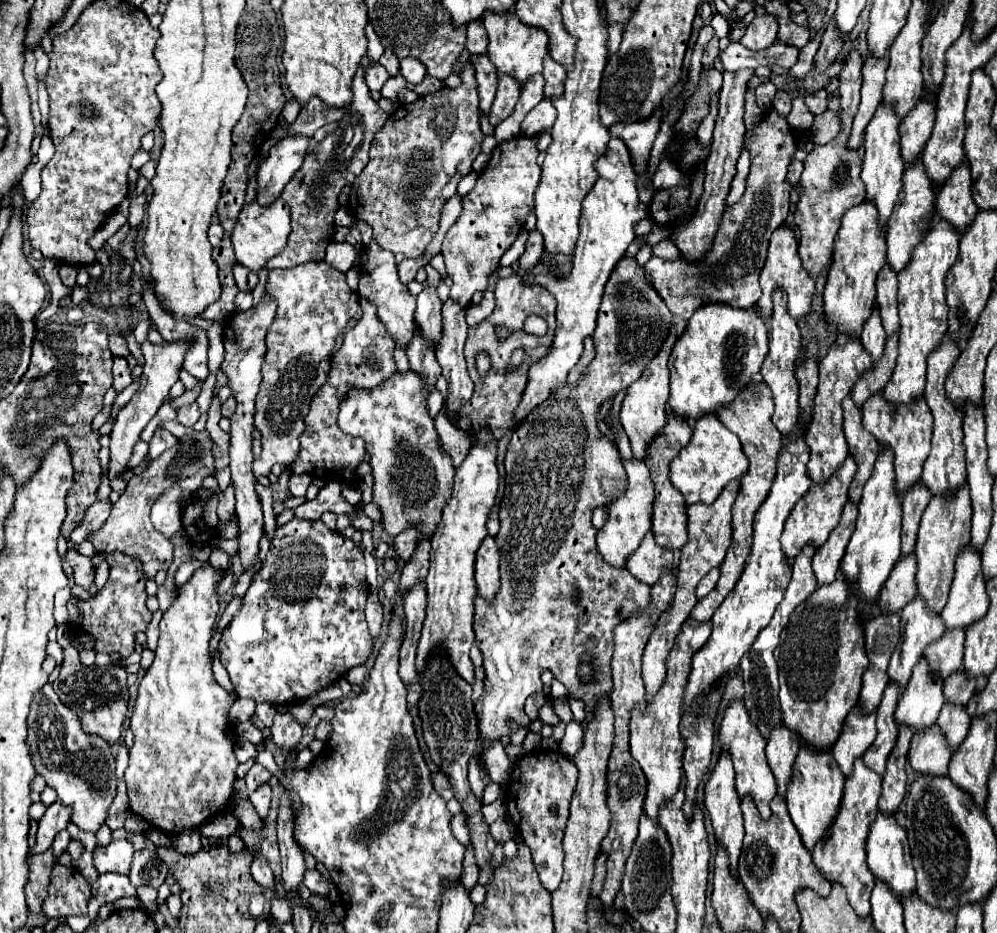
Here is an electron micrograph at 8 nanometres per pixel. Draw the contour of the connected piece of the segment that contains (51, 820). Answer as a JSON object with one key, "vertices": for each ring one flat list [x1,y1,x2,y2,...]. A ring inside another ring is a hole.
{"vertices":[[60,801,52,803,44,817,38,821,38,841,36,845,30,849,32,855,38,855,38,853,44,853,52,841,54,841,54,835,62,829,66,829,68,821,70,821,70,815,72,811,66,807,66,805,60,805]]}

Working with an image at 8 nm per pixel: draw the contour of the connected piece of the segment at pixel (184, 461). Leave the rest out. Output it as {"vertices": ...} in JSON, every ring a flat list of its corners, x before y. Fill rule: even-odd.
{"vertices":[[200,431,200,433,190,433,186,437,180,437,176,447,168,449,156,461,152,461,150,467,142,475,132,477,128,481,128,487,120,495,120,499,114,503,108,521,100,527,100,531,90,533,88,541,92,541,92,545,96,547,98,553,122,551,126,555,132,555,134,559,138,559,142,563,148,579,152,579,160,569,168,569,172,563,174,545,168,541,168,537,158,533,154,529,154,525,150,523,150,507,158,499,158,495,162,495,166,489,170,489,178,479,190,477,190,475,198,473,202,467,214,469,212,441,210,441,208,433]]}

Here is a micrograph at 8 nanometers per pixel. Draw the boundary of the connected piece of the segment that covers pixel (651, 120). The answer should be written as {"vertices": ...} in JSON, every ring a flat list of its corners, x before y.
{"vertices":[[662,107,656,109,656,113,652,113,652,117,648,117,648,121,636,121,636,123,622,123,620,121,610,127,610,135,620,137,628,145,628,149,634,157,636,171,640,175,646,173,650,149,656,139,656,133,660,131,660,119,662,119]]}

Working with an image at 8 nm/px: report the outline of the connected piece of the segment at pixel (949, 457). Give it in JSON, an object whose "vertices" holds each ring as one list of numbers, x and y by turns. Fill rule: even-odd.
{"vertices":[[944,337,944,341,928,355,928,371,926,371,926,389,924,389,924,399,934,415,934,437,932,437,932,451,928,455,928,459,924,461,924,471,920,481,924,481,932,495,946,495,952,493,958,485,962,485,966,481,966,465,964,465,964,435,962,435,962,417,964,413,960,409,956,409,956,405,952,405,952,401,948,401,946,391,944,391,944,381,950,373,950,369,954,367,956,359,960,357,960,349,956,345,956,341,952,341,952,337]]}

